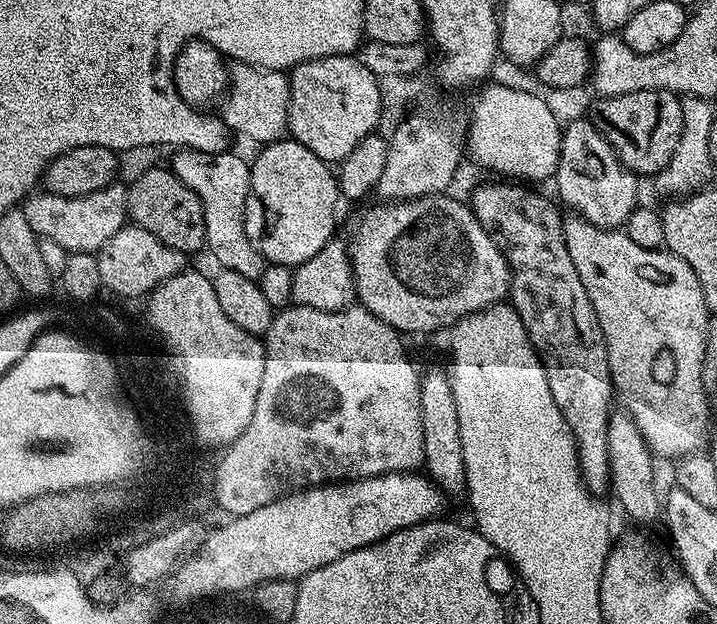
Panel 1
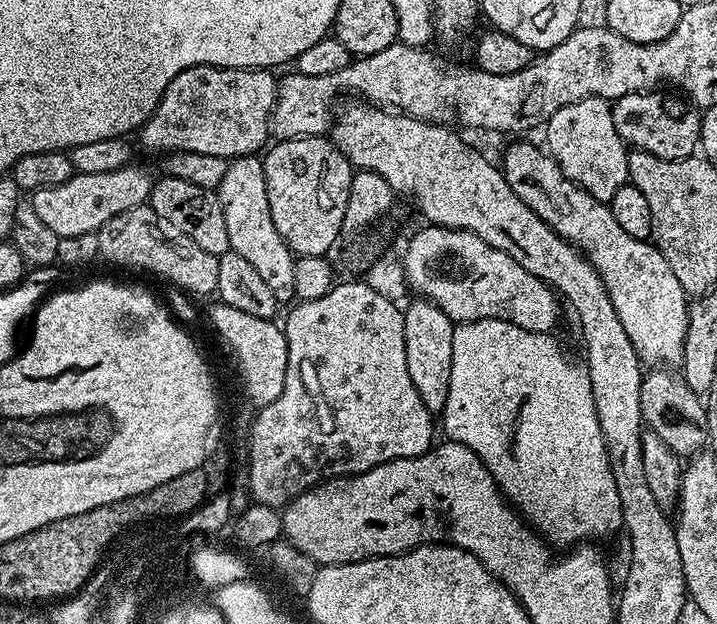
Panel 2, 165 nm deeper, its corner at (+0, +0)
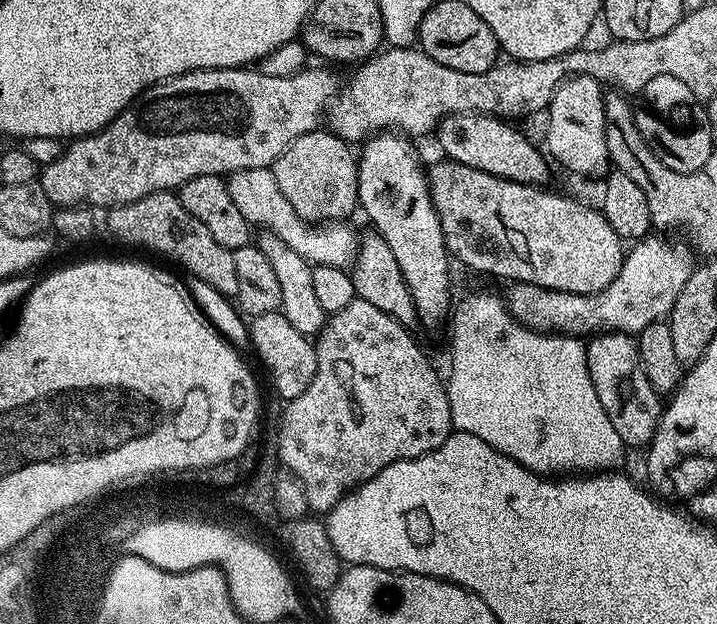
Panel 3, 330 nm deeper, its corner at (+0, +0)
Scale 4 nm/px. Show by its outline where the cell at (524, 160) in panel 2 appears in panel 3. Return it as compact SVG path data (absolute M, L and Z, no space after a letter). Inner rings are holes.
M459 112L446 116L434 129L443 155L462 166L501 176L519 184L547 185L550 160L539 147L535 148L522 133L511 128L507 119L487 112Z

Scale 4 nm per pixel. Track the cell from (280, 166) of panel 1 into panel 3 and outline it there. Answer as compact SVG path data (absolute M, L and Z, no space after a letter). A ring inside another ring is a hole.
M317 130L302 134L278 157L270 166L274 178L278 182L278 190L286 194L286 202L298 210L298 214L304 220L313 222L340 222L352 211L358 208L358 174L356 173L356 161L358 159L355 151L351 152L349 141L343 140L331 130Z

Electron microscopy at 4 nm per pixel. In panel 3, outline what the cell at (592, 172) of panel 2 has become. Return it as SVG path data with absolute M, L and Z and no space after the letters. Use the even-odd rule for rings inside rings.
M569 76L563 80L554 90L550 98L546 115L548 125L544 128L544 144L547 155L553 161L556 160L568 172L576 176L597 176L603 177L609 171L610 161L606 150L606 118L604 117L604 93L600 81L589 76Z

